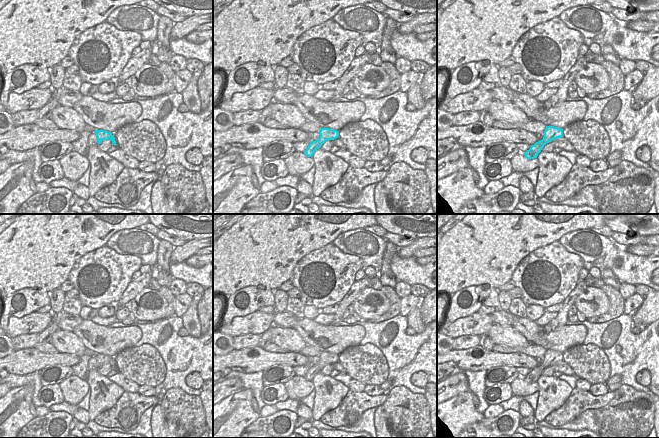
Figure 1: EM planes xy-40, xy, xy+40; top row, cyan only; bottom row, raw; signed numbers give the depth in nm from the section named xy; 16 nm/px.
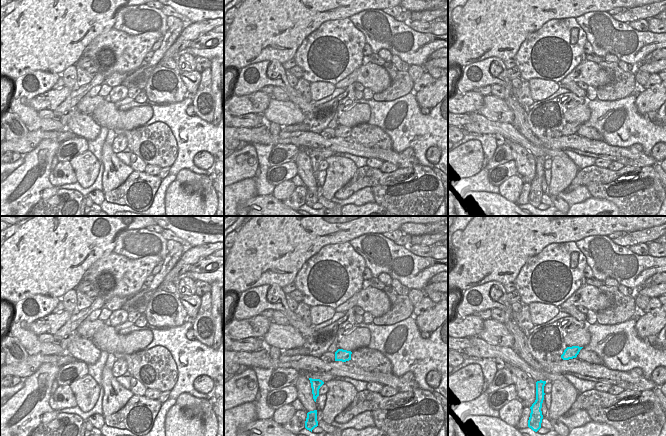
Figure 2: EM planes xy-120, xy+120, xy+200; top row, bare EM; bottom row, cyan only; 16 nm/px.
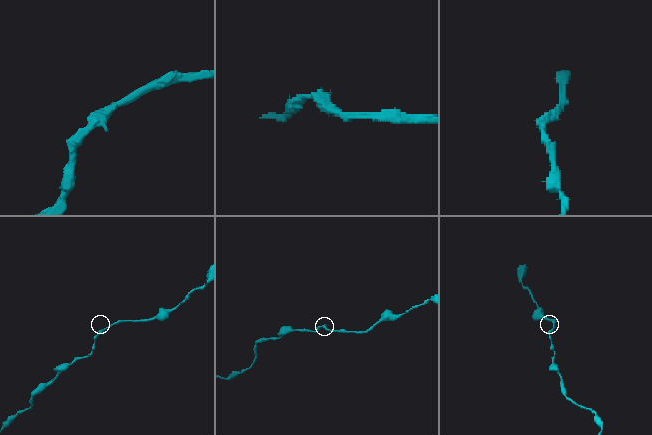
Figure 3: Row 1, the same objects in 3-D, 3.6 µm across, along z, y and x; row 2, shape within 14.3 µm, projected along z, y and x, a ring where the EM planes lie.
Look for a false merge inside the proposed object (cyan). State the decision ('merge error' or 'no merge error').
no merge error

